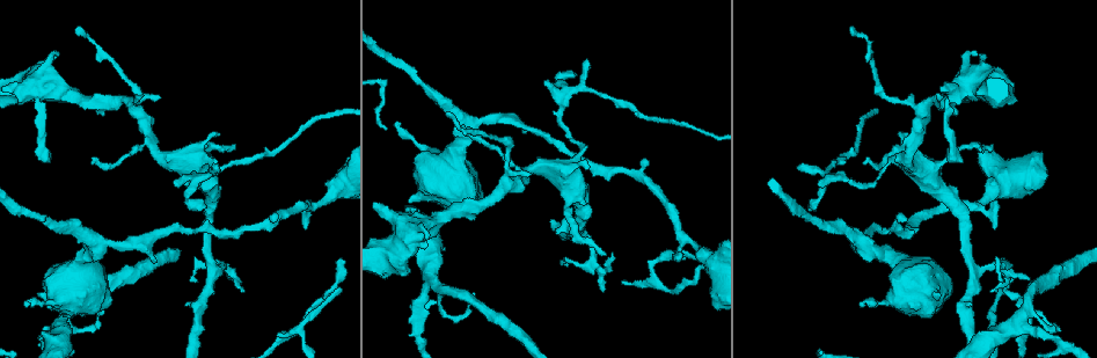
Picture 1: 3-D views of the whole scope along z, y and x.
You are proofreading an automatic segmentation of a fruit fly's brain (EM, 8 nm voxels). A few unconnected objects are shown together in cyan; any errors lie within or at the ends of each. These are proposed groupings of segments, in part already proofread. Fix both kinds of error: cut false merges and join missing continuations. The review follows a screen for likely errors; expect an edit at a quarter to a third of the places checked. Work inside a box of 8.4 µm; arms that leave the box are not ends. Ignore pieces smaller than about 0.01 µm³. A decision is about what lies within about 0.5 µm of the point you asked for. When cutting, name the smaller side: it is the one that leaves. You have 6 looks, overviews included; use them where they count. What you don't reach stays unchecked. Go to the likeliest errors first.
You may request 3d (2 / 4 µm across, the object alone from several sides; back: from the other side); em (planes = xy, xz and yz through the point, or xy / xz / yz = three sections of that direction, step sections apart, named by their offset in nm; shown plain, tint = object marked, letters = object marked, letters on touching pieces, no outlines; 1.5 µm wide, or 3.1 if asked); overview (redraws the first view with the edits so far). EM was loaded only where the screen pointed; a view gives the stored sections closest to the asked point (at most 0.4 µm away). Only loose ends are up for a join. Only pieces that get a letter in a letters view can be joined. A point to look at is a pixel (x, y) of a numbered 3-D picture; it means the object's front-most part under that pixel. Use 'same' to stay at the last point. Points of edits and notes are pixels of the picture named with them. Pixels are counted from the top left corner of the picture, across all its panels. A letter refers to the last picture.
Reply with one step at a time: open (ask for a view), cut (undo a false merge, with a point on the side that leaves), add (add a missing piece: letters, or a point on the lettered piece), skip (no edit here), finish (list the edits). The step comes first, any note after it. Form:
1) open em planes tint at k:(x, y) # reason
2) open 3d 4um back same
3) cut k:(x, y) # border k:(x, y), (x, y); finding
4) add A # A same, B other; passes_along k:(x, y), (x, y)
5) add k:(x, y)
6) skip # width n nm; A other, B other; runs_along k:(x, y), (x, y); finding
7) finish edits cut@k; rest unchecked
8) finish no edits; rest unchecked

open em planes letters at 1:(994, 227) # free end

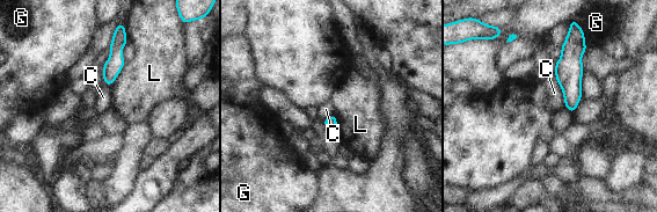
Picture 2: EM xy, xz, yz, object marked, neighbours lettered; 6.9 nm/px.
skip # C other, G other, L other; border 2:(126, 63), (110, 86); no lettered piece goes on from it

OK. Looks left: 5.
open 3d 4um at 1:(845, 178) # sharp bend

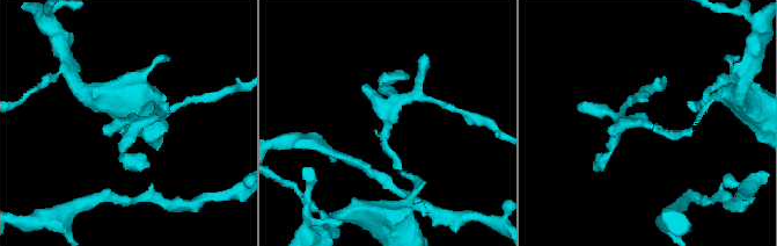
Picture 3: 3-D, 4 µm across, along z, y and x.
open em xz step 4 letters at 3:(385, 120) # need the tissue

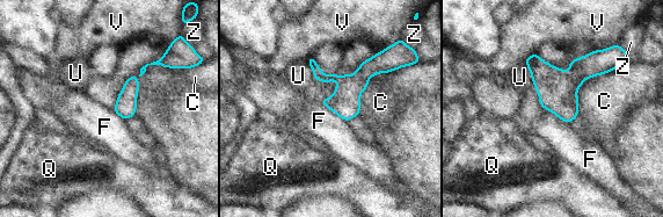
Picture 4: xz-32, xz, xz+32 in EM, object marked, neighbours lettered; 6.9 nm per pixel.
open em planes letters same # another direction

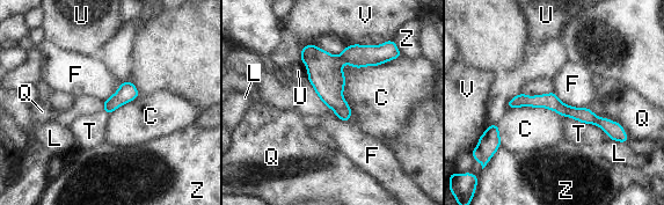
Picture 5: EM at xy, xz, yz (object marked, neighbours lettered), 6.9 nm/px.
skip # longest_contact C 500 nm; C other, F other, L other, Q other, T other, U other, V other, Z other; runs_along 5:(510, 104), (551, 101), (619, 130); continuous, no second neuron

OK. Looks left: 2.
open em xz step 8 letters at 1:(907, 134) # free end

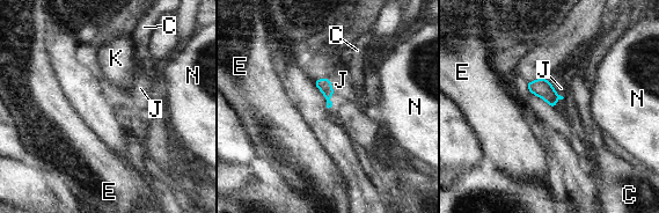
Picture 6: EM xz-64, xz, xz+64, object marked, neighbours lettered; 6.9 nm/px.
open em xy step 4 letters same # cut it another way

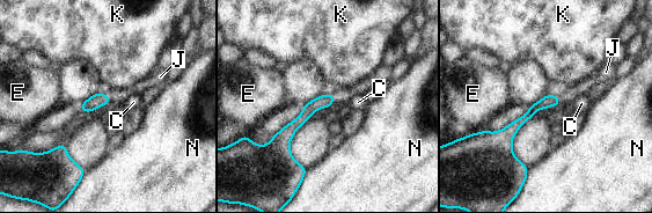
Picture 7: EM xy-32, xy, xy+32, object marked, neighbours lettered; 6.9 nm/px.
add J # C other, E other, J same, K other, N other; passes_along 7:(323, 101), (334, 100), (342, 97); the neuron continues

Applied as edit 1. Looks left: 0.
finish edits add@7; rest unchecked

